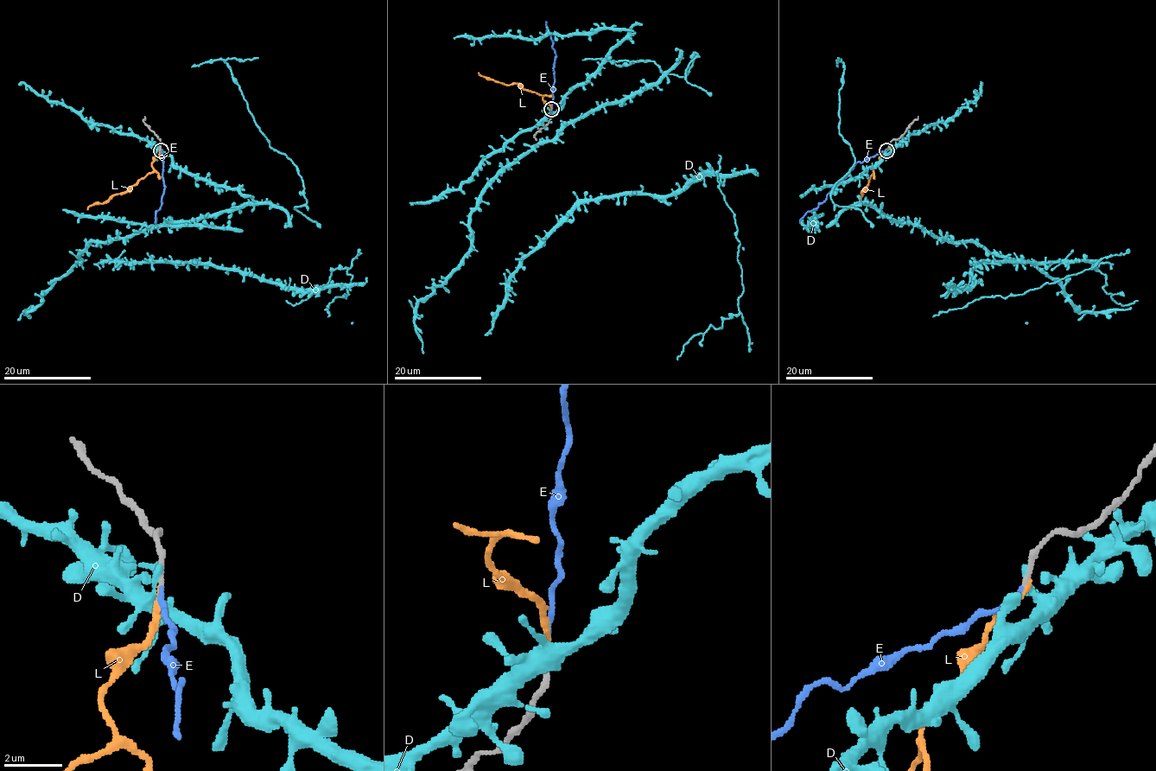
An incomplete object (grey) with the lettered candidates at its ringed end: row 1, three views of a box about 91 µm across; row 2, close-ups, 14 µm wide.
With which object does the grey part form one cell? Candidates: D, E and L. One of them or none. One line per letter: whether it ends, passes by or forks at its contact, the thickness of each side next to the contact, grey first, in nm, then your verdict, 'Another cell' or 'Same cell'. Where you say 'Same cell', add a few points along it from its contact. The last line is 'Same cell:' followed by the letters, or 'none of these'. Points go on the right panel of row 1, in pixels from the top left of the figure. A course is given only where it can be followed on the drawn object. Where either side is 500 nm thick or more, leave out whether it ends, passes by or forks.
D: It ends there. Thickness 200 nm (grey) against 200 nm. Another cell
E: It ends there. Thickness 110 nm (grey) against 240 nm. Same cell. Its course: (887, 149), (858, 162), (825, 199), (801, 219), (800, 223)
L: It ends there. Thickness 130 nm (grey) against 220 nm. Another cell
Same cell: E

